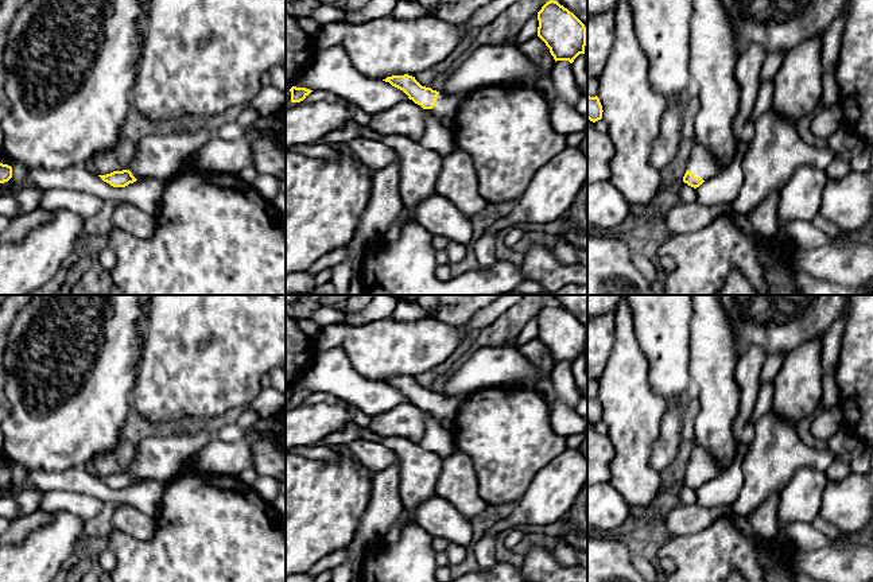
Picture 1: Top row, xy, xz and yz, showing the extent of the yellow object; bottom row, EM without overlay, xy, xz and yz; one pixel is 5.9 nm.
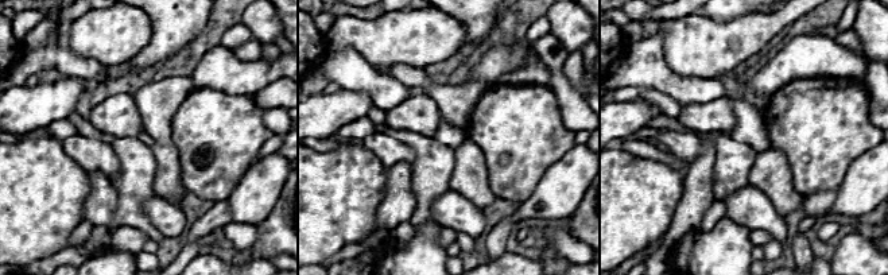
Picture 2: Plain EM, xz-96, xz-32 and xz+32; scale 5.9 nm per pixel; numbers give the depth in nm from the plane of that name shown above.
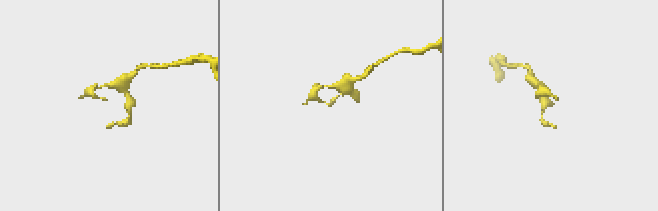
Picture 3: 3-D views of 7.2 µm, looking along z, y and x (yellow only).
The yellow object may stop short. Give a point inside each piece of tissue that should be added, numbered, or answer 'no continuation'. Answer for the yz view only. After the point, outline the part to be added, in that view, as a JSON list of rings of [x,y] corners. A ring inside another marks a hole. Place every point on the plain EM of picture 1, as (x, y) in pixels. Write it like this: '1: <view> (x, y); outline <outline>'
1: yz (701, 465); outline [[[699,445],[695,446],[688,459],[686,473],[687,472],[694,478],[702,480],[703,482],[714,480],[723,473],[723,470],[718,466],[713,457]]]

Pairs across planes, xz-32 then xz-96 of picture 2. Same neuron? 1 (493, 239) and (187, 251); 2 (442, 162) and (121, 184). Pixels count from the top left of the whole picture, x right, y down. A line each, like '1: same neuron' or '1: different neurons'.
1: different neurons
2: same neuron

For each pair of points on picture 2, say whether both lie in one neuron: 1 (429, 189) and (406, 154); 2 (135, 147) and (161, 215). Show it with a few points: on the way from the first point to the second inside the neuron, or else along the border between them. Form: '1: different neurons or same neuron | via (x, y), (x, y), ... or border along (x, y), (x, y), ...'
1: different neurons | border along (394, 136), (411, 148), (414, 154), (413, 165)
2: different neurons | border along (154, 194), (146, 201), (144, 213), (155, 227)

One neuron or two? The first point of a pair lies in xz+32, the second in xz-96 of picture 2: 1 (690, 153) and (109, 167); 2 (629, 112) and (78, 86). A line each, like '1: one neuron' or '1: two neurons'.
1: one neuron
2: one neuron

